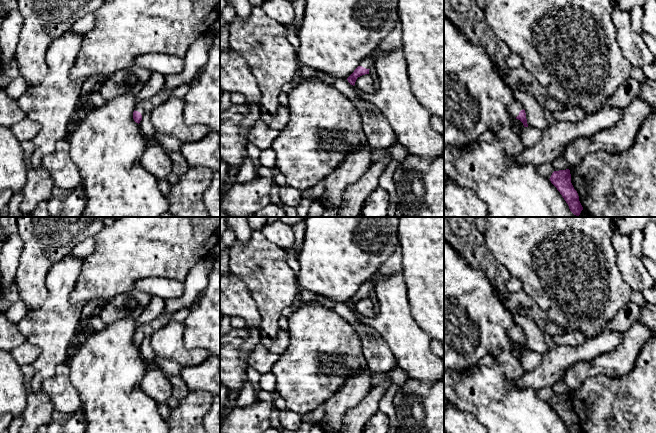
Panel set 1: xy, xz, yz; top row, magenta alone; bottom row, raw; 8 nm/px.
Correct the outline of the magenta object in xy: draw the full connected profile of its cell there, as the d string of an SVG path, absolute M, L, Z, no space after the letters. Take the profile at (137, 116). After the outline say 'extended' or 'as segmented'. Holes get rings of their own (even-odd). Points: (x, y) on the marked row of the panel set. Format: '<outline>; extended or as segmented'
M184 84L175 89L162 90L149 100L138 102L133 112L133 119L139 124L144 114L151 112L154 108L166 101L168 98L173 96L184 98L186 94L187 91L184 88Z; extended

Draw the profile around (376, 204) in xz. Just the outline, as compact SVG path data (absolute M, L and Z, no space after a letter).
M378 187L366 198L360 217L388 217L389 193Z

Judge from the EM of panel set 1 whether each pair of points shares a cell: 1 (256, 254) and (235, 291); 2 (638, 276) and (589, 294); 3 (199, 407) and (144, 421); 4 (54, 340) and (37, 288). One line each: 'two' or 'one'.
1: two
2: two
3: two
4: two

